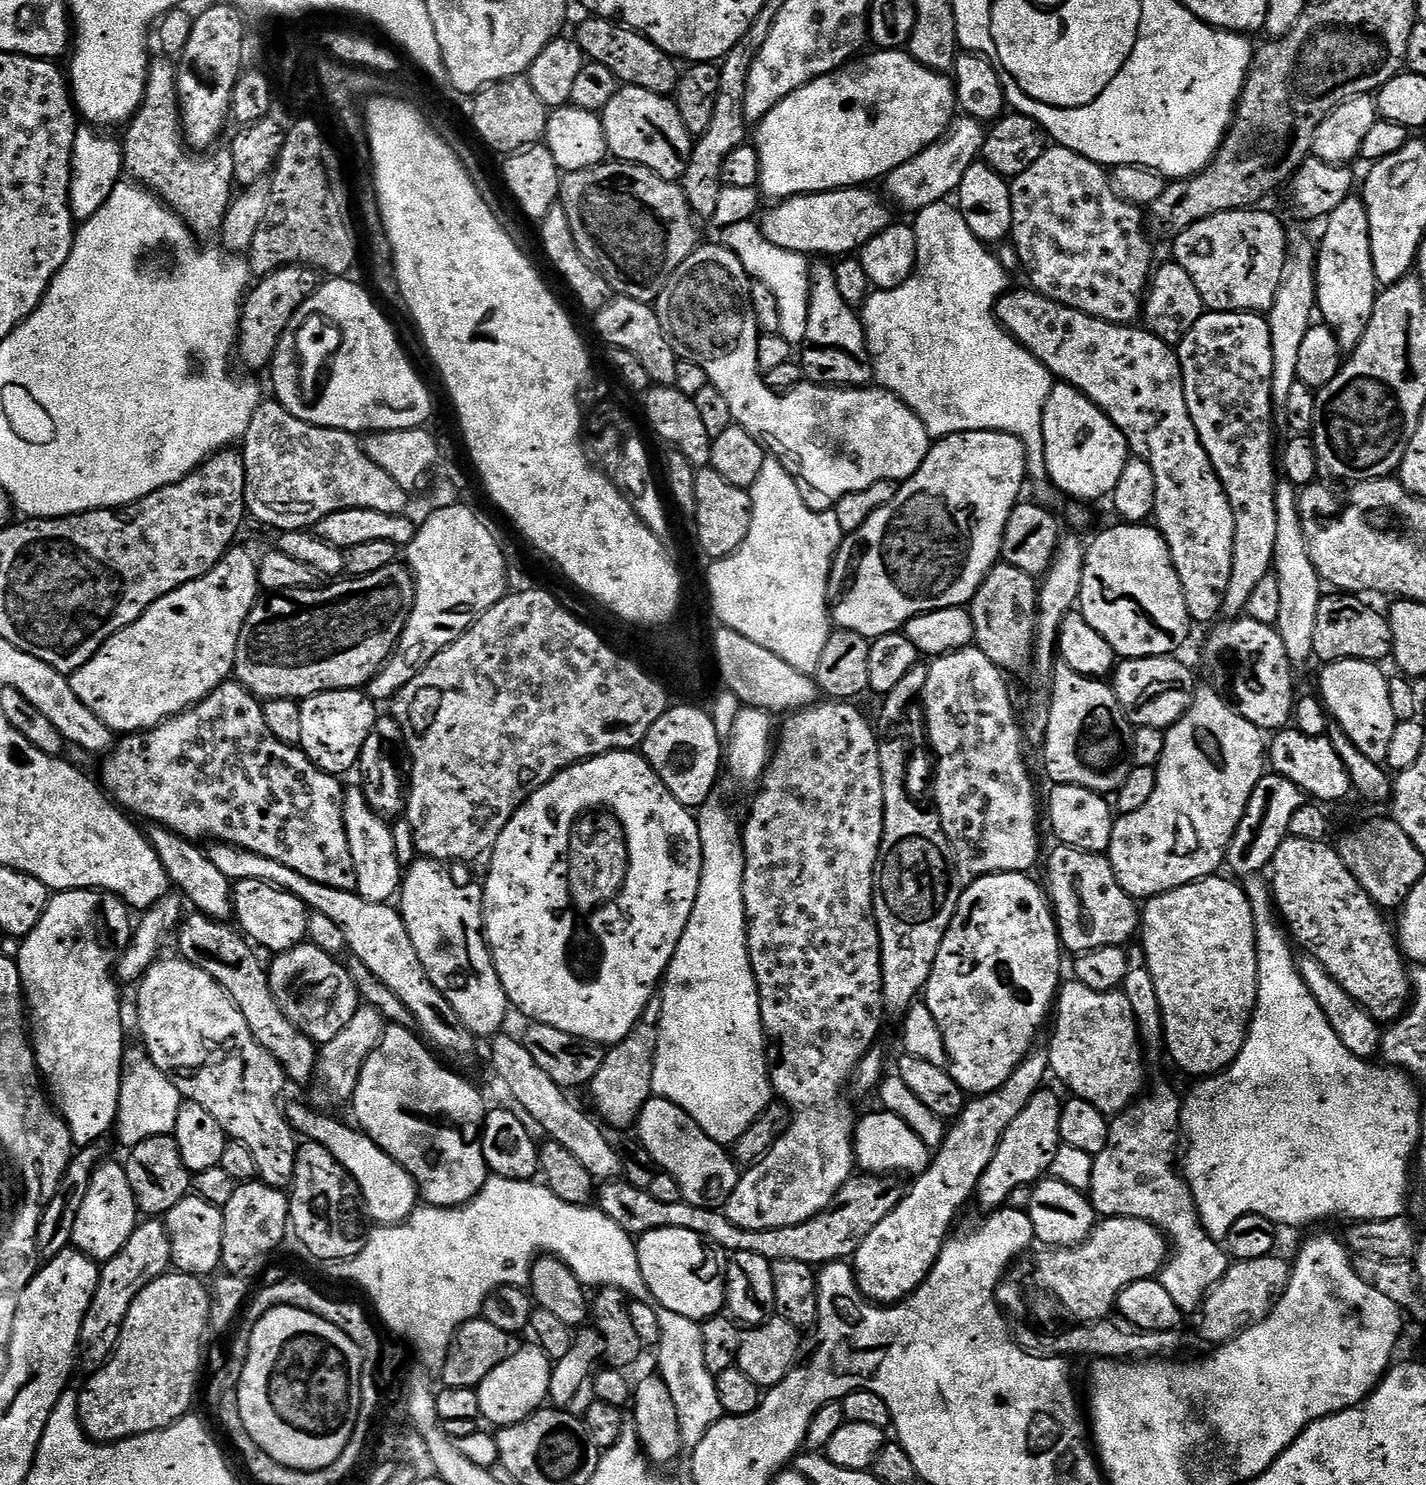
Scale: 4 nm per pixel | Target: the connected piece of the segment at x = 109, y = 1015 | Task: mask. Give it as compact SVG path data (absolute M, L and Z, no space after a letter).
M79 888L73 892L58 892L49 899L46 910L34 926L30 935L23 937L20 948L20 956L15 957L16 965L20 968L20 984L24 988L27 1007L30 1009L30 1039L32 1051L36 1053L36 1067L40 1069L40 1075L50 1099L72 1135L73 1145L77 1149L88 1148L91 1144L99 1144L105 1138L104 1135L113 1131L116 1123L116 1115L120 1109L120 1081L126 1068L124 1060L124 1016L120 1013L120 991L114 973L116 962L120 959L121 952L128 946L134 931L134 916L127 904L112 892L102 892L95 888Z

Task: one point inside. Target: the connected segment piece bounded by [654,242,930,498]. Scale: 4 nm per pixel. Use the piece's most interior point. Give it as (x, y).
(838, 440)

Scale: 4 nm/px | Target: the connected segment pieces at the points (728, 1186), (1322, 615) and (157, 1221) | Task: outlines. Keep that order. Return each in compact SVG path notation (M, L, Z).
M650 1099L640 1112L639 1128L638 1139L640 1144L646 1146L646 1150L650 1150L650 1158L654 1158L657 1169L661 1173L672 1176L674 1182L678 1182L681 1197L687 1204L716 1210L727 1202L738 1179L738 1165L733 1153L725 1145L710 1139L702 1130L702 1126L698 1126L698 1122L694 1122L694 1118L690 1118L686 1114L686 1110L674 1106L674 1102L669 1100Z
M1356 594L1325 595L1318 606L1318 618L1314 622L1313 657L1324 664L1336 660L1387 661L1392 655L1392 635L1387 615L1383 611L1363 604Z
M148 1218L137 1223L134 1234L130 1234L130 1242L126 1242L126 1246L122 1246L114 1258L103 1261L98 1286L94 1290L90 1310L86 1310L80 1331L79 1351L83 1363L85 1360L89 1364L89 1369L95 1370L108 1363L120 1341L122 1326L126 1322L132 1300L138 1298L138 1294L142 1294L150 1282L165 1275L171 1263L170 1234L166 1234L166 1226L160 1218Z

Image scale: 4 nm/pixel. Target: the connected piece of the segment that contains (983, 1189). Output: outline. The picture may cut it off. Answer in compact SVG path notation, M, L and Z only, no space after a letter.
M1048 1091L1036 1092L1034 1098L1030 1098L1030 1106L1026 1106L1026 1110L1022 1110L1022 1114L1010 1122L1010 1130L1006 1130L990 1166L978 1182L974 1193L975 1203L989 1210L1003 1208L1016 1187L1035 1185L1049 1171L1061 1146L1058 1122L1062 1100Z

